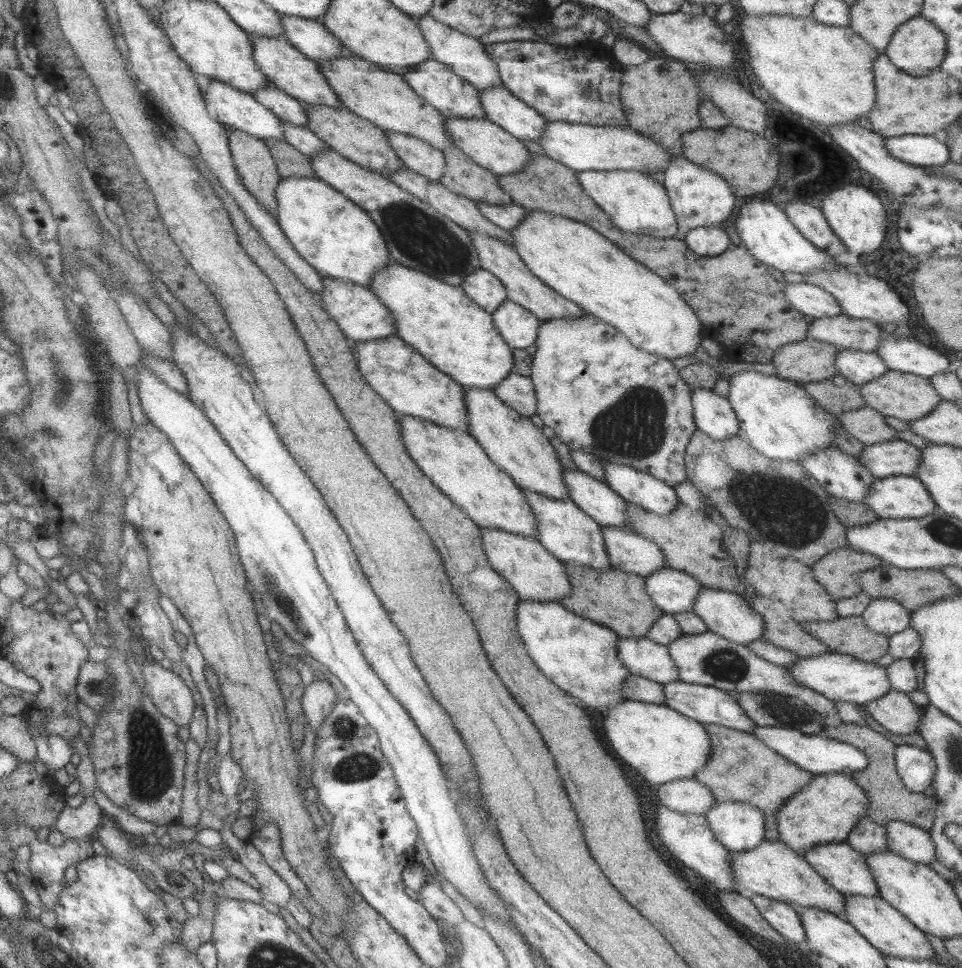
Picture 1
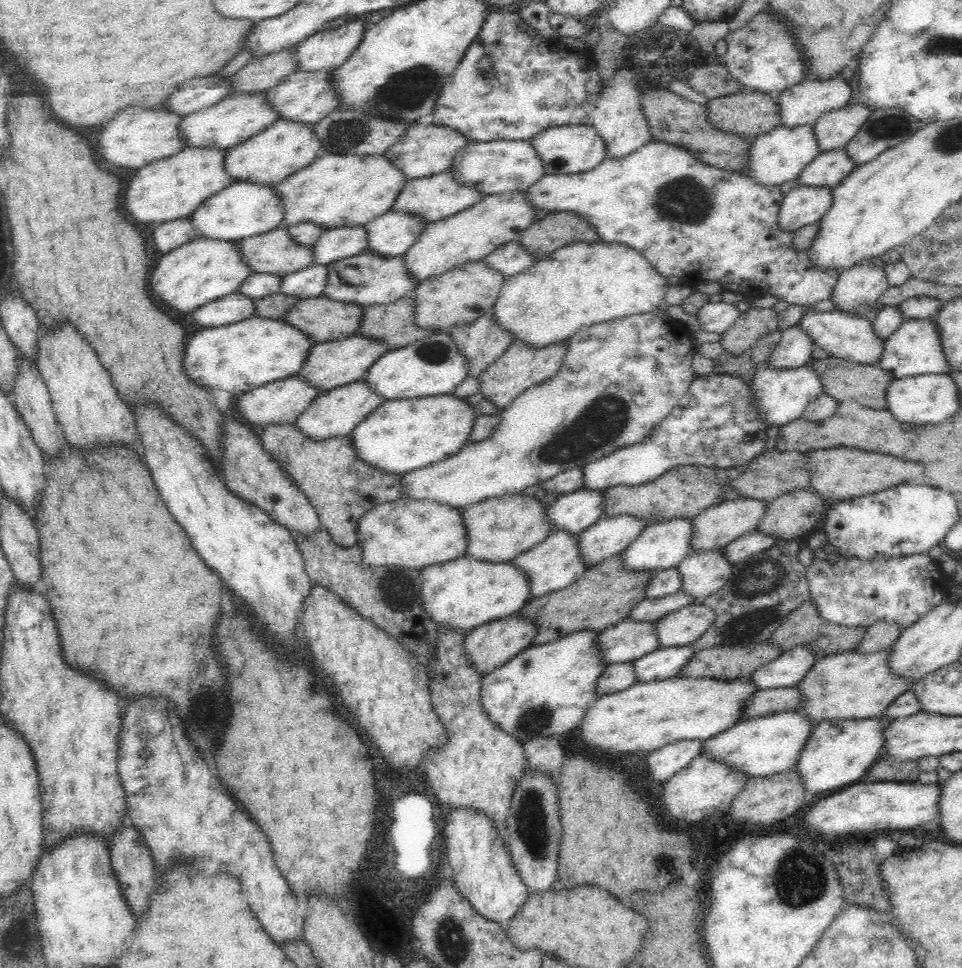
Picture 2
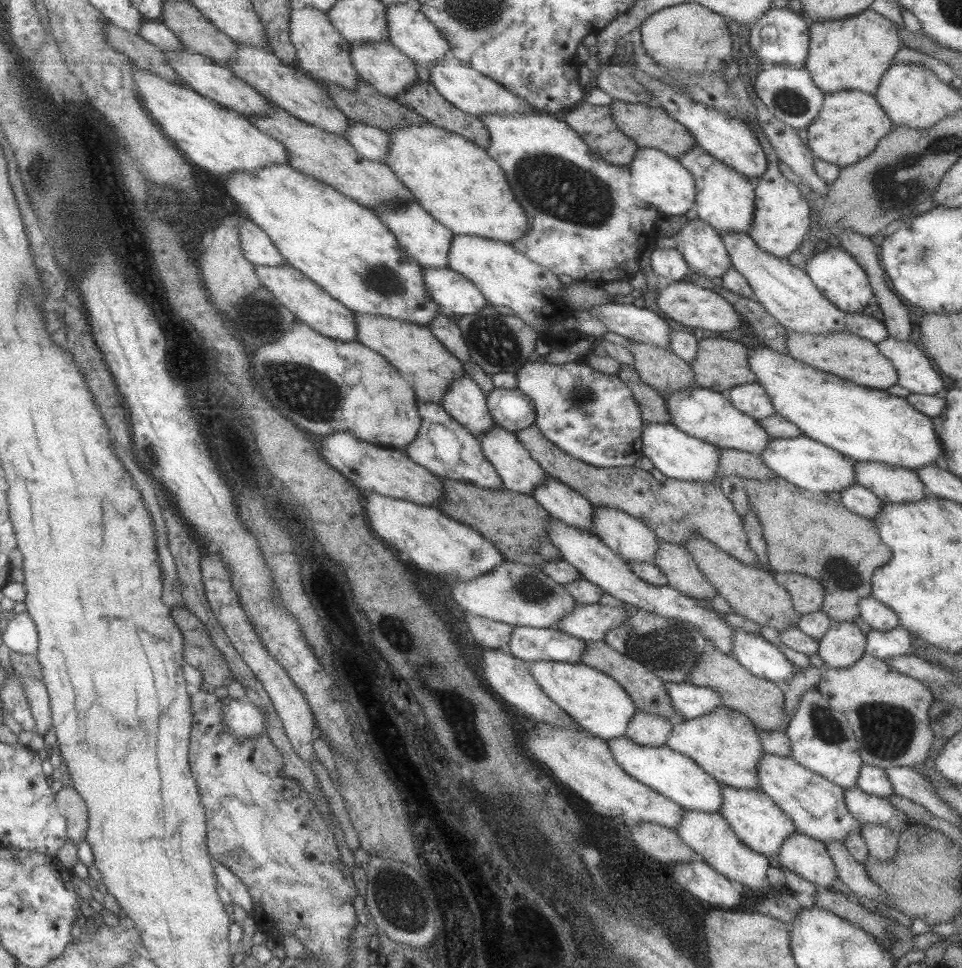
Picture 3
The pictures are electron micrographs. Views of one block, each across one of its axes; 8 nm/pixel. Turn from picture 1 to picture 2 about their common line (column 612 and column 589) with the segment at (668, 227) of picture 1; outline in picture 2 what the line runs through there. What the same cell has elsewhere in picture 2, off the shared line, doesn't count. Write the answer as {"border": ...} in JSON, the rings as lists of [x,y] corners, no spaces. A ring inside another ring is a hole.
{"border":[[[652,140],[639,148],[632,154],[623,156],[621,159],[604,159],[593,170],[589,172],[580,172],[579,174],[556,174],[545,175],[541,180],[532,184],[523,191],[526,199],[534,205],[534,210],[544,210],[548,213],[557,212],[572,212],[580,215],[596,229],[599,240],[604,243],[618,242],[622,243],[642,254],[644,258],[669,282],[674,286],[686,286],[704,283],[708,280],[716,280],[721,283],[723,280],[727,282],[727,288],[736,286],[732,292],[738,292],[738,280],[744,278],[744,294],[754,294],[754,296],[775,295],[778,301],[787,302],[789,305],[808,306],[819,303],[820,301],[830,299],[831,292],[838,280],[838,269],[828,269],[827,271],[820,271],[810,267],[810,259],[808,259],[808,251],[794,251],[792,249],[793,231],[784,231],[778,227],[778,210],[784,198],[784,194],[780,191],[779,186],[762,187],[751,182],[747,176],[738,174],[733,171],[724,171],[715,169],[704,161],[698,160],[692,153],[686,151],[684,147],[666,143],[666,141]]]}

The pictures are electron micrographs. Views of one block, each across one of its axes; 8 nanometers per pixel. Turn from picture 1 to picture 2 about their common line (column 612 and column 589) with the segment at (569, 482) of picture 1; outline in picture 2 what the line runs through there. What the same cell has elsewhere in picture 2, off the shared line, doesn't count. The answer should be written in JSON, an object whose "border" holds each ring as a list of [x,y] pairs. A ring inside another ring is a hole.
{"border":[[[576,489],[559,495],[545,508],[551,533],[568,532],[579,535],[603,516],[604,491]]]}

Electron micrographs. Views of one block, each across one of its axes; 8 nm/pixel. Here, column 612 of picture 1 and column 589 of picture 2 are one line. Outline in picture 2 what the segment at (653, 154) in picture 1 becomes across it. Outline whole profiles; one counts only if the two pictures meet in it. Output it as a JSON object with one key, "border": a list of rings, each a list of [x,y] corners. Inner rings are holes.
{"border":[[[566,125],[552,127],[529,139],[543,164],[544,175],[579,174],[593,170],[606,159],[606,145],[592,126]]]}

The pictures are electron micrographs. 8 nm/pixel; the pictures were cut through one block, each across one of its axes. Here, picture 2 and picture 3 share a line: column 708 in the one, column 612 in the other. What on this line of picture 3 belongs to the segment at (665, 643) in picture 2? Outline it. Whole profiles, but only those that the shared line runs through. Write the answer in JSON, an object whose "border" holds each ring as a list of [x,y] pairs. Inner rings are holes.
{"border":[[[575,603],[556,628],[583,641],[602,640],[606,630],[620,625],[629,617],[624,608],[611,608],[597,603]]]}

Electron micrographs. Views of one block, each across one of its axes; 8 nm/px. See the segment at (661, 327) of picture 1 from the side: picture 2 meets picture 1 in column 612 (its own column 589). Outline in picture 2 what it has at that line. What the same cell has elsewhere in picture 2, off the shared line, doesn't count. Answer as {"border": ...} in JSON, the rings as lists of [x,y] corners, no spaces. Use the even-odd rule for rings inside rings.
{"border":[[[618,242],[570,243],[530,268],[505,278],[493,318],[500,328],[534,348],[568,341],[582,327],[652,312],[670,288],[640,252]]]}

